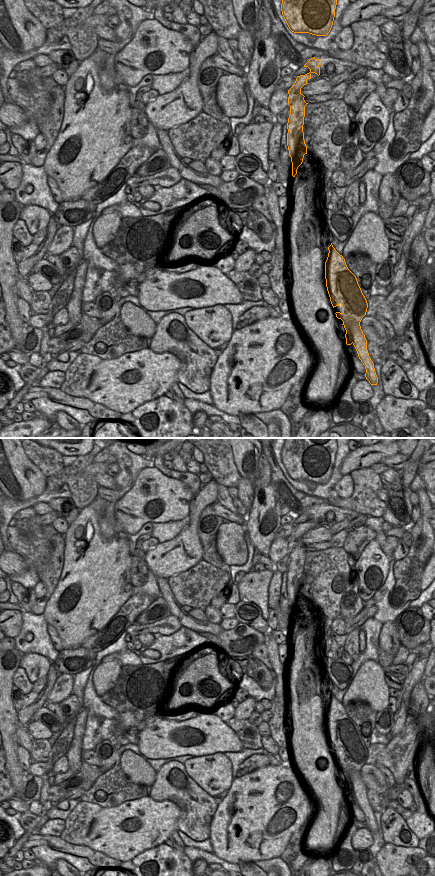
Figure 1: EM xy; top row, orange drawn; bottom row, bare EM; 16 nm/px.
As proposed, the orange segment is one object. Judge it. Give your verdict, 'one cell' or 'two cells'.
two cells

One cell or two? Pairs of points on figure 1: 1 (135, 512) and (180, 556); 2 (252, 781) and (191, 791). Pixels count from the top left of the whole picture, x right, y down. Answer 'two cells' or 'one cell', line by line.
1: two cells
2: two cells

